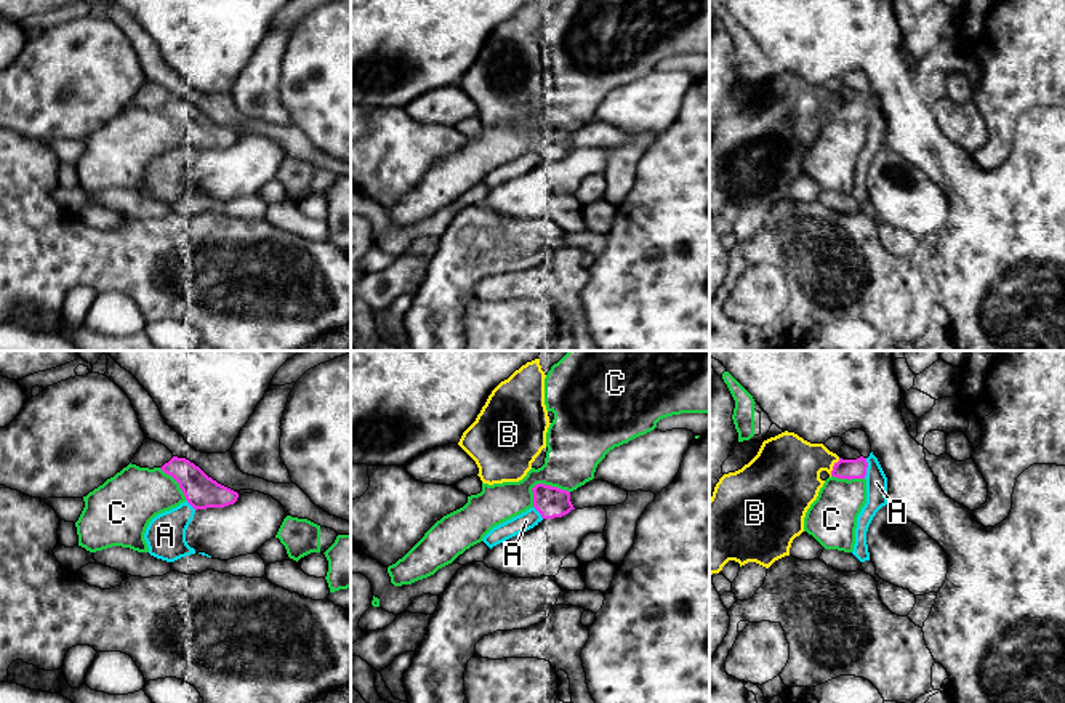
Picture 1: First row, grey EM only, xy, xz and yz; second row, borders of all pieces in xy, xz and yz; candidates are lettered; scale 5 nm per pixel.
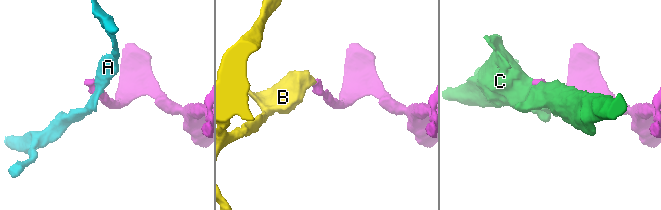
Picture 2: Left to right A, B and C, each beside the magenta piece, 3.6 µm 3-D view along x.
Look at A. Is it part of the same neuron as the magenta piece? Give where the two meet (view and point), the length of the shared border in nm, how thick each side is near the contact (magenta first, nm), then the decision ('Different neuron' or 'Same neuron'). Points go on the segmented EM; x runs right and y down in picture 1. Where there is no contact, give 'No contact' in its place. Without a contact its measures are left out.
Touches magenta at yz (867, 466). Shared border 110 nm. Thickness 100 nm (magenta) against 110 nm. Different neuron

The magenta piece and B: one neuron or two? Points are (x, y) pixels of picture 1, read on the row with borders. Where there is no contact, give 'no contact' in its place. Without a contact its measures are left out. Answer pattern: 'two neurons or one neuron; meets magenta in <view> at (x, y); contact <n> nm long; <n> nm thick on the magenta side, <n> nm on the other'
one neuron; meets magenta in yz at (833, 466); contact 100 nm long; 100 nm thick on the magenta side, 360 nm on the other

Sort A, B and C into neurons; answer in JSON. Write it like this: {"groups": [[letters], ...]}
{"groups": [["A"], ["B"], ["C"]]}

